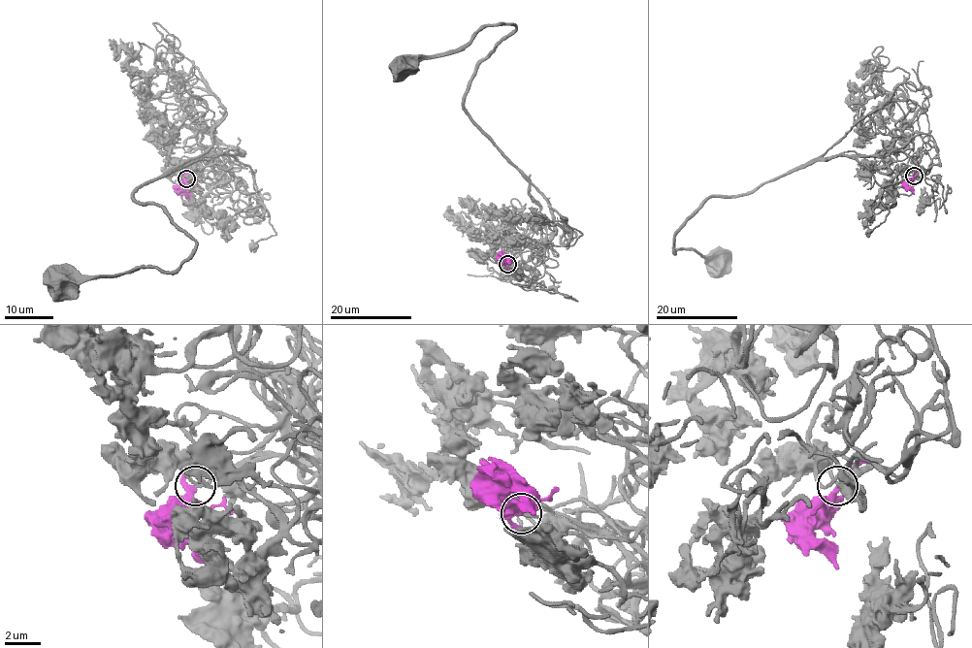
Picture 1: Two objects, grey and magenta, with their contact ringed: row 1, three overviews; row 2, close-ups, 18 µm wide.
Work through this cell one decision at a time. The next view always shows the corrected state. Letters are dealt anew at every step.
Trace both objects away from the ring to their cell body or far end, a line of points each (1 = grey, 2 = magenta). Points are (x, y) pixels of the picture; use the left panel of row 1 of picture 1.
1: (186, 178), (218, 154), (242, 154), (192, 157), (133, 195), (154, 202), (195, 242), (178, 268), (61, 273)
2: (185, 178), (185, 194), (190, 201)

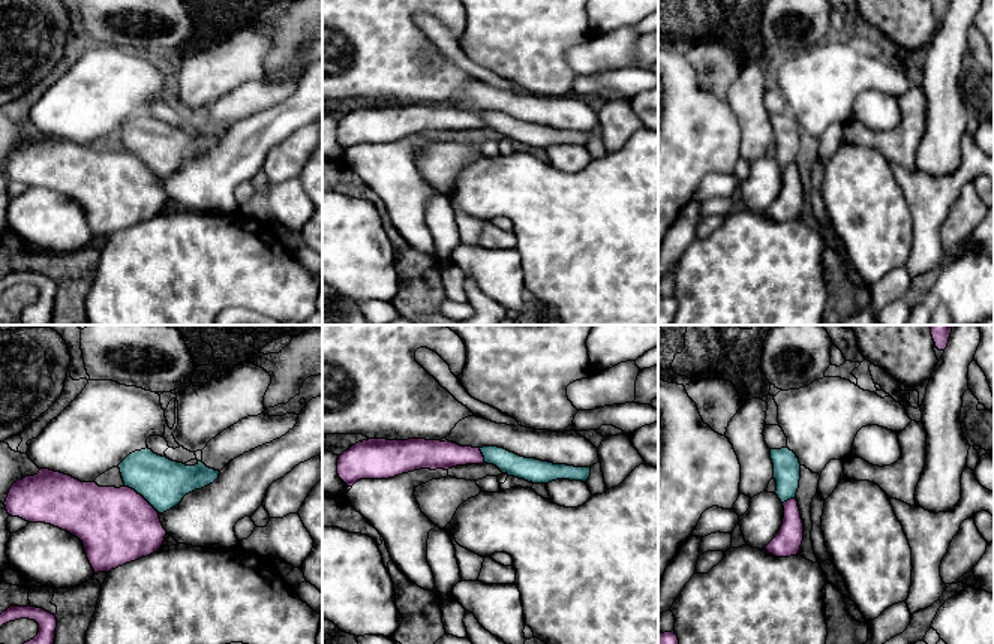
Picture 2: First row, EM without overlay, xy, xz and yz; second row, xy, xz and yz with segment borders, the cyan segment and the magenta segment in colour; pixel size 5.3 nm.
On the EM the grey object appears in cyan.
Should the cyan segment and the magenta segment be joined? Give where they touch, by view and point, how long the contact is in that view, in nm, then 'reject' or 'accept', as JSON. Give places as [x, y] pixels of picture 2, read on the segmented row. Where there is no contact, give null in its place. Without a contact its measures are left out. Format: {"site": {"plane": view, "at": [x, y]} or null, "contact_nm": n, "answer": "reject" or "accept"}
{"site": {"plane": "xy", "at": [143, 496]}, "contact_nm": 240, "answer": "accept"}

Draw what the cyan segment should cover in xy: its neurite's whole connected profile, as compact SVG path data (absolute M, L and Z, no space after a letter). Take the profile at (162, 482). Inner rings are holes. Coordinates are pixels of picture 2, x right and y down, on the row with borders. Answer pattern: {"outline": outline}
{"outline": "M148 448L129 454L117 467L124 482L120 488L40 469L37 475L13 482L4 502L6 511L28 523L45 523L69 532L82 542L94 574L109 572L156 553L166 536L159 515L175 508L186 494L213 484L220 473L202 461L186 466Z"}

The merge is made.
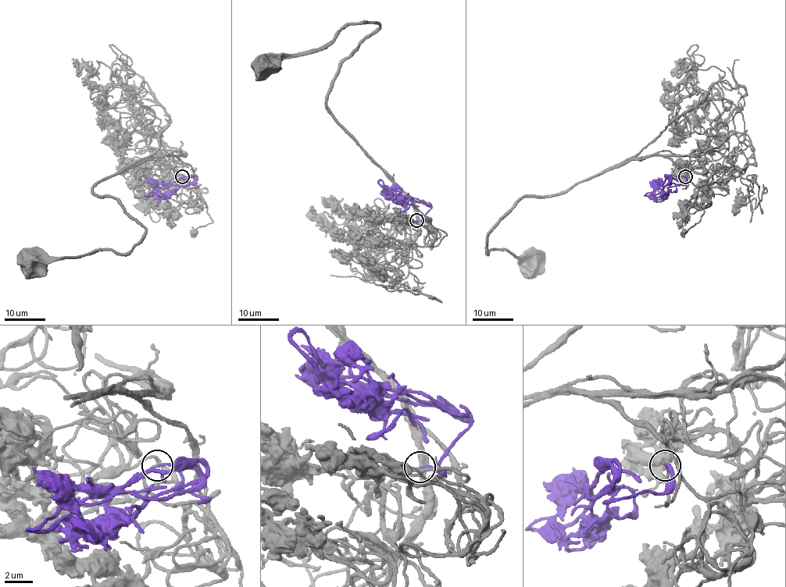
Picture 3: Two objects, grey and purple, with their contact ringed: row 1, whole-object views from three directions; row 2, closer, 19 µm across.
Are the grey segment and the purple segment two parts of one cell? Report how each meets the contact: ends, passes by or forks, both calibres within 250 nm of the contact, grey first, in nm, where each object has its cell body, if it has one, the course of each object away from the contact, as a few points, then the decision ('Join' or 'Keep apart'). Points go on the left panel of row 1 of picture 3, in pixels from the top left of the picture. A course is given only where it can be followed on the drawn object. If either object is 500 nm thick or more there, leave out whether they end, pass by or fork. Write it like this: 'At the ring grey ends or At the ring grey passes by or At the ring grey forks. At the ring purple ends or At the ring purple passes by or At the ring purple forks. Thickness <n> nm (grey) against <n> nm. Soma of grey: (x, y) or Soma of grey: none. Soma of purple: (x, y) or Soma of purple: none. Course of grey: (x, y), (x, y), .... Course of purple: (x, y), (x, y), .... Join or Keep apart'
At the ring grey ends. At the ring purple ends. Thickness 200 nm (grey) against 190 nm. Soma of grey: (30, 257). Soma of purple: none. Course of grey: (181, 177), (183, 187), (196, 185), (190, 165), (158, 155), (92, 189), (144, 229), (130, 250), (32, 254). Course of purple: (183, 177), (187, 177), (188, 185), (197, 186), (169, 184), (144, 196). Join

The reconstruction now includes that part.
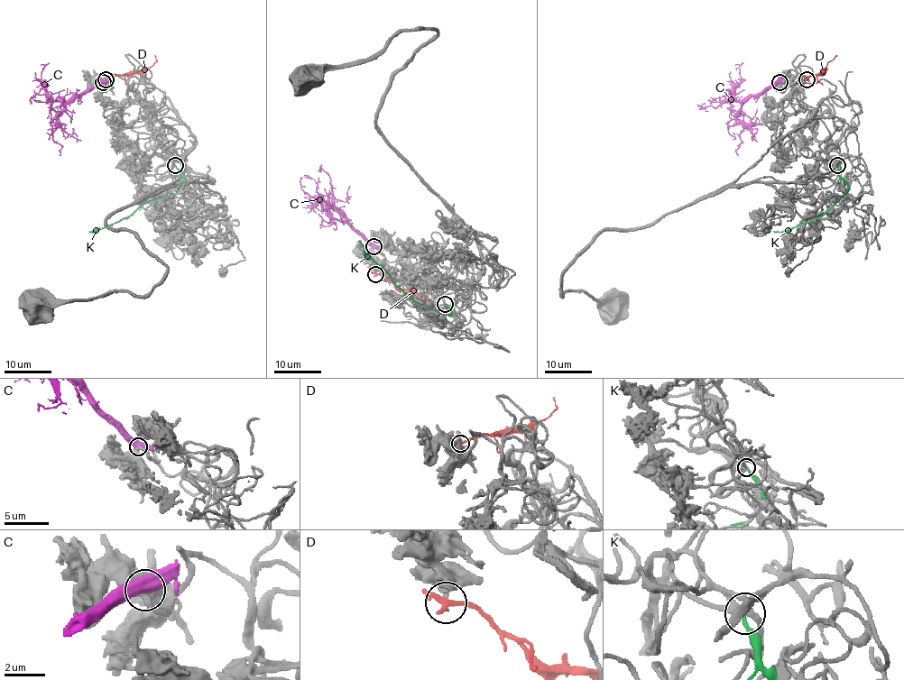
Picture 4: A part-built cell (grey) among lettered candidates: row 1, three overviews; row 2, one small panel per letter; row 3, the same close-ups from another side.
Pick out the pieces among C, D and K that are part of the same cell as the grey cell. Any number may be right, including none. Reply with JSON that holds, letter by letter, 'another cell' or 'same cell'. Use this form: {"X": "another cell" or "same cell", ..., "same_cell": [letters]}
{"C": "another cell", "D": "another cell", "K": "another cell", "same_cell": []}

